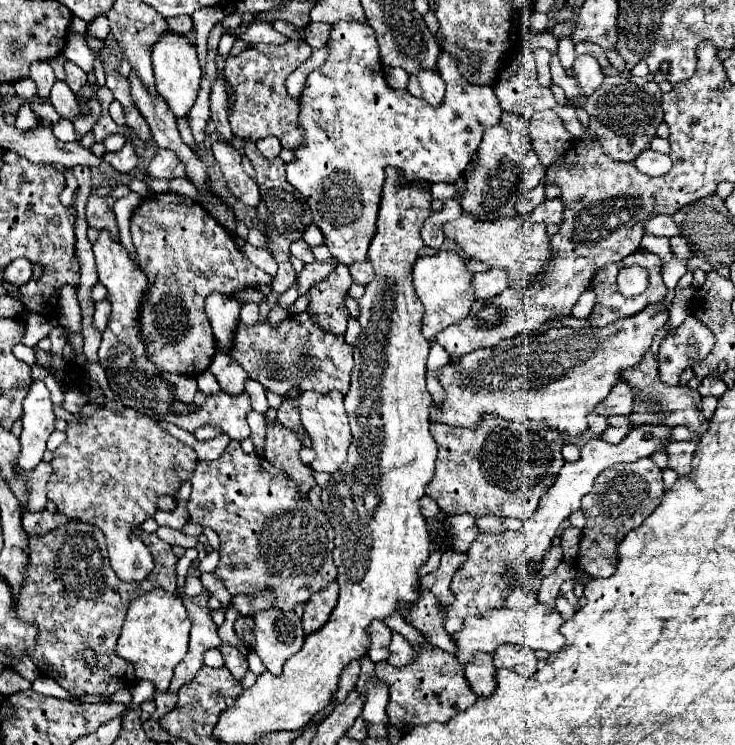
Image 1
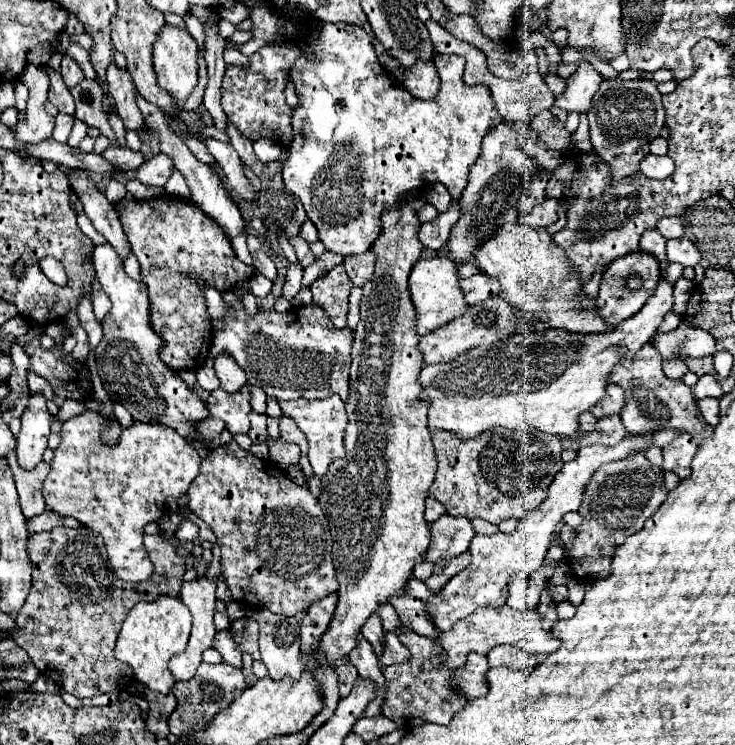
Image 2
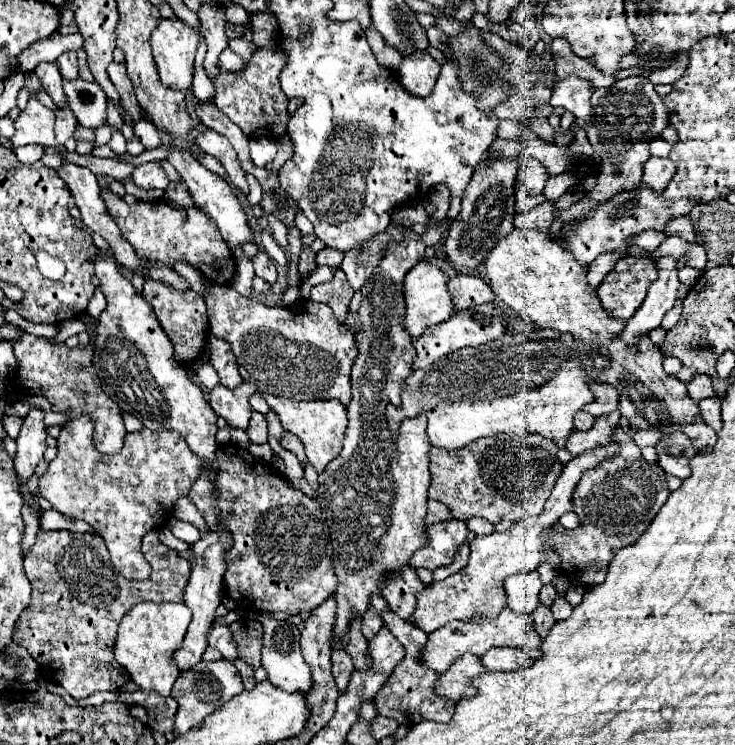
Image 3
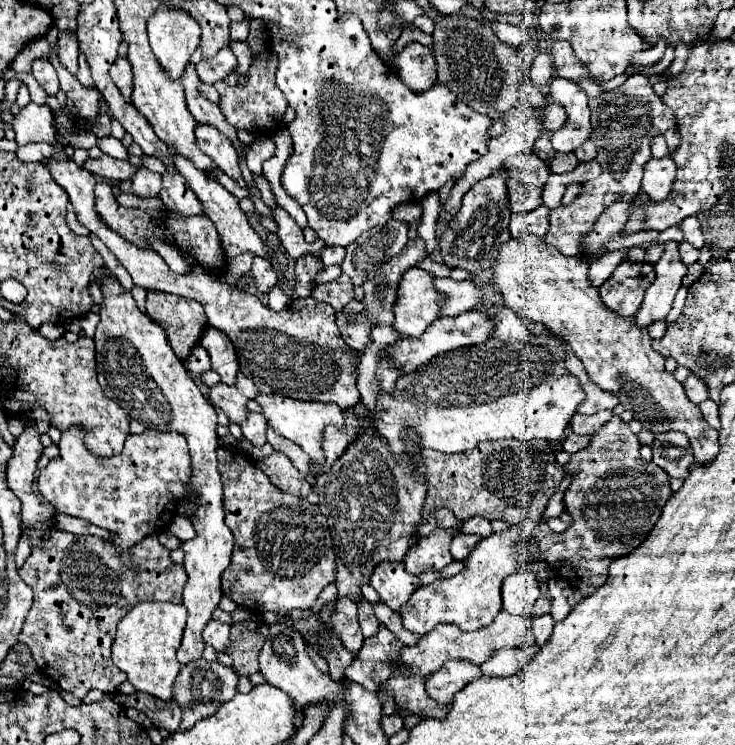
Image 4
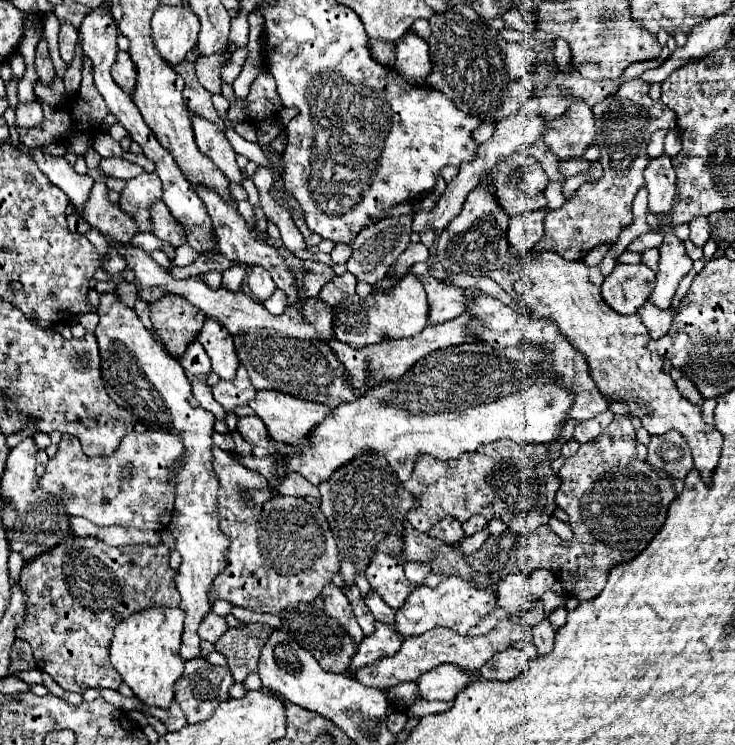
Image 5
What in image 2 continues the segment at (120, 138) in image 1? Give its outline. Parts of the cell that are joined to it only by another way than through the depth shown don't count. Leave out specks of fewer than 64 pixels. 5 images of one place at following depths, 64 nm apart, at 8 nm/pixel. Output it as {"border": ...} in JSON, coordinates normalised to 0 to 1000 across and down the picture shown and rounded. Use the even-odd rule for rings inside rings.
{"border":[[[112,107],[106,115],[95,118],[95,126],[103,137],[101,156],[125,172],[133,172],[136,180],[147,183],[150,196],[159,197],[161,192],[147,166],[147,153],[139,145],[139,115],[131,107]]]}

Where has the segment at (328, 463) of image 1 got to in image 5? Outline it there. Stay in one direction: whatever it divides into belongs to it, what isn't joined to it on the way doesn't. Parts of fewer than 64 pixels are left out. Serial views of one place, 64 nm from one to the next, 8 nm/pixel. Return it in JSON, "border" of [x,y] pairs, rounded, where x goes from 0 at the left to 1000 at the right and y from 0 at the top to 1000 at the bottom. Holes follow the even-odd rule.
{"border":[[[351,523],[348,534],[337,545],[346,550],[346,556],[354,564],[359,564],[370,591],[408,596],[408,599],[419,596],[416,583],[424,577],[427,569],[435,569],[435,564],[441,564],[441,558],[446,558],[446,553],[449,553],[449,548],[441,548],[438,542],[408,537],[408,534],[400,534],[400,532],[378,526],[378,523]]]}

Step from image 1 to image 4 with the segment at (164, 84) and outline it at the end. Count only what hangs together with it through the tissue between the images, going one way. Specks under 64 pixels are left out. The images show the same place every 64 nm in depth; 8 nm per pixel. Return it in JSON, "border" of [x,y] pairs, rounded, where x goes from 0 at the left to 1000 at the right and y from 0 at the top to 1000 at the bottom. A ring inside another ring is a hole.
{"border":[[[218,11],[201,27],[201,51],[207,70],[223,94],[234,102],[234,107],[245,107],[253,86],[259,83],[259,72],[272,59],[272,35],[253,16]]]}

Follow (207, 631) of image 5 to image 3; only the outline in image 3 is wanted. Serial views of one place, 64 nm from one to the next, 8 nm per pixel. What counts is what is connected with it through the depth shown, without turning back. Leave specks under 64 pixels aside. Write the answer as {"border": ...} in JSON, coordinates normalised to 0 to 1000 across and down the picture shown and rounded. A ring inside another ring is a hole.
{"border":[[[297,835],[288,838],[288,843],[283,848],[283,864],[288,870],[299,872],[307,886],[321,886],[324,883],[321,881],[321,864],[316,859],[316,851],[313,851],[310,840],[305,840],[305,838],[297,838]]]}

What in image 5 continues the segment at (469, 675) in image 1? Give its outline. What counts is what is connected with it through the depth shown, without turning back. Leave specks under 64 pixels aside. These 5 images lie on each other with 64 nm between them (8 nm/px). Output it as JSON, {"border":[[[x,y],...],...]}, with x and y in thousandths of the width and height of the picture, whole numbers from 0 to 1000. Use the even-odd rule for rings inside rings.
{"border":[[[615,891],[596,894],[566,910],[571,937],[607,940],[607,942],[615,942],[623,934],[623,929],[631,921],[637,921],[637,915],[639,915],[637,902],[626,902],[623,897],[615,897]]]}

